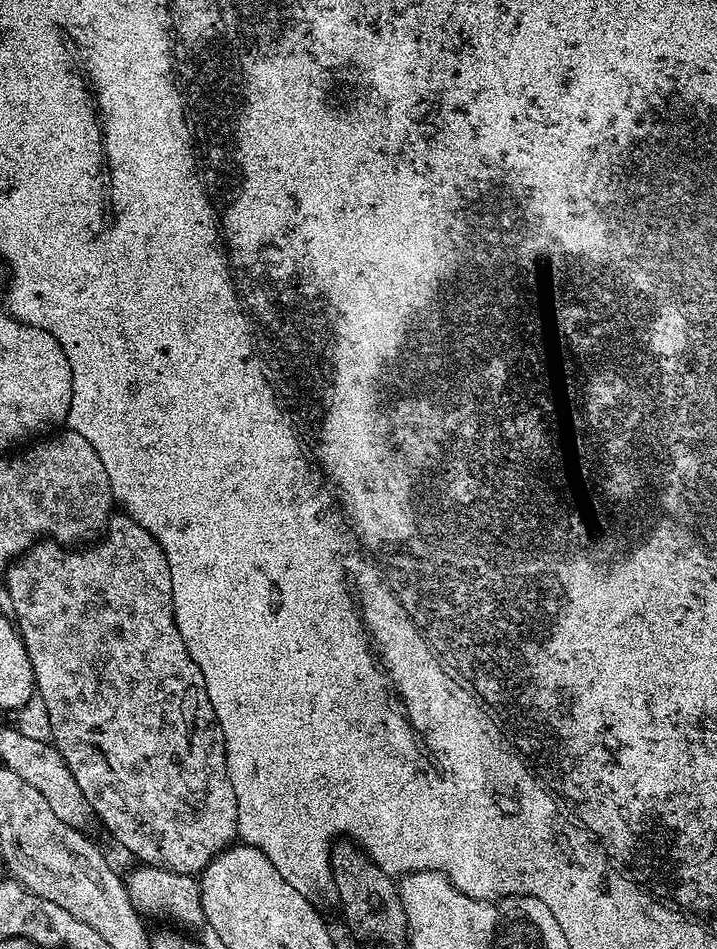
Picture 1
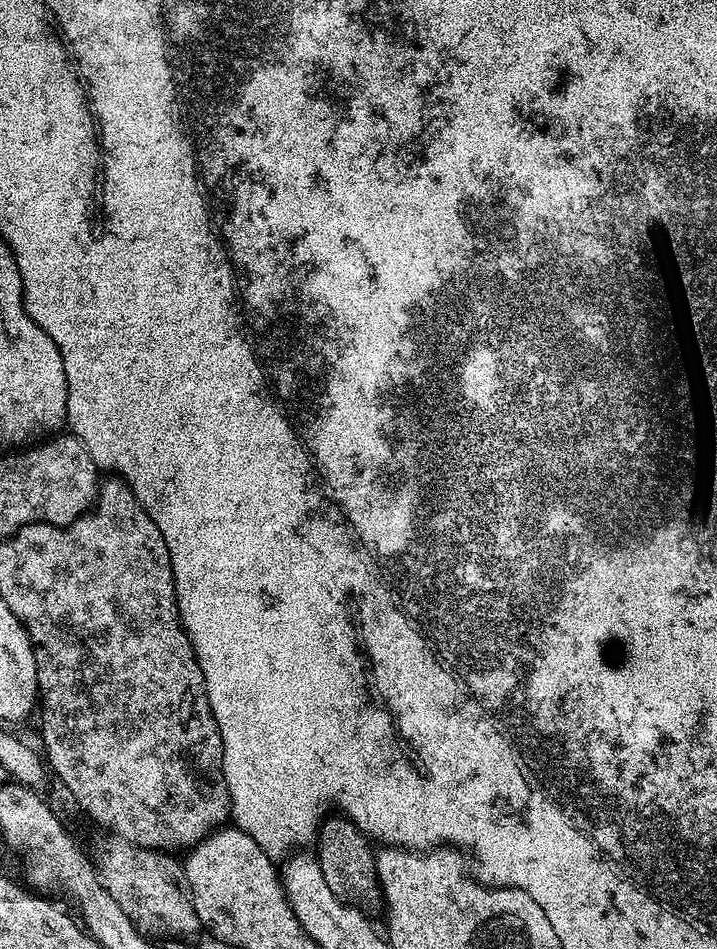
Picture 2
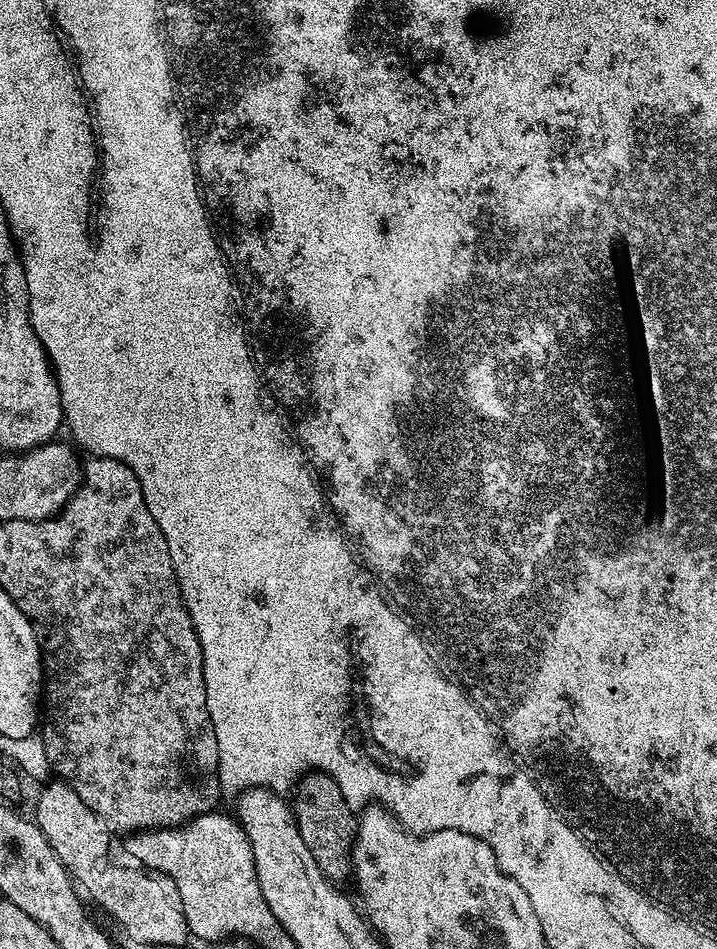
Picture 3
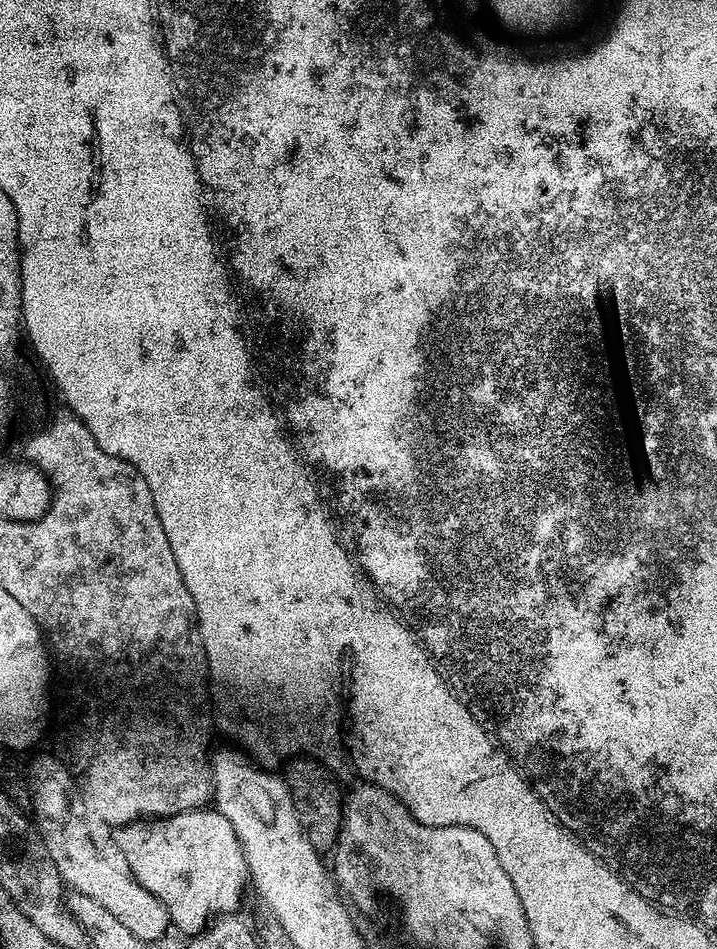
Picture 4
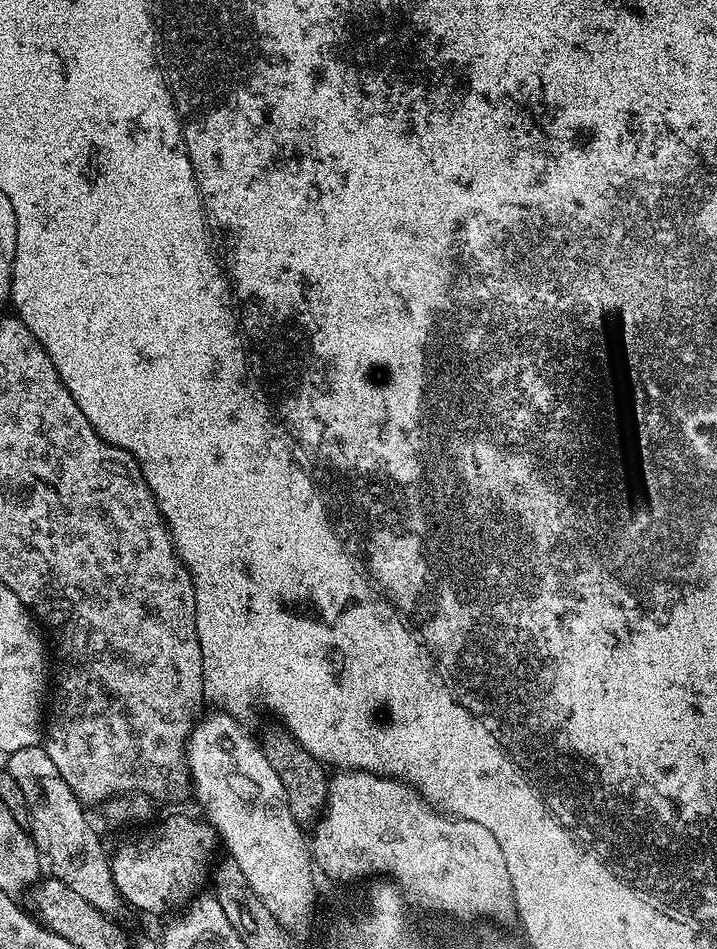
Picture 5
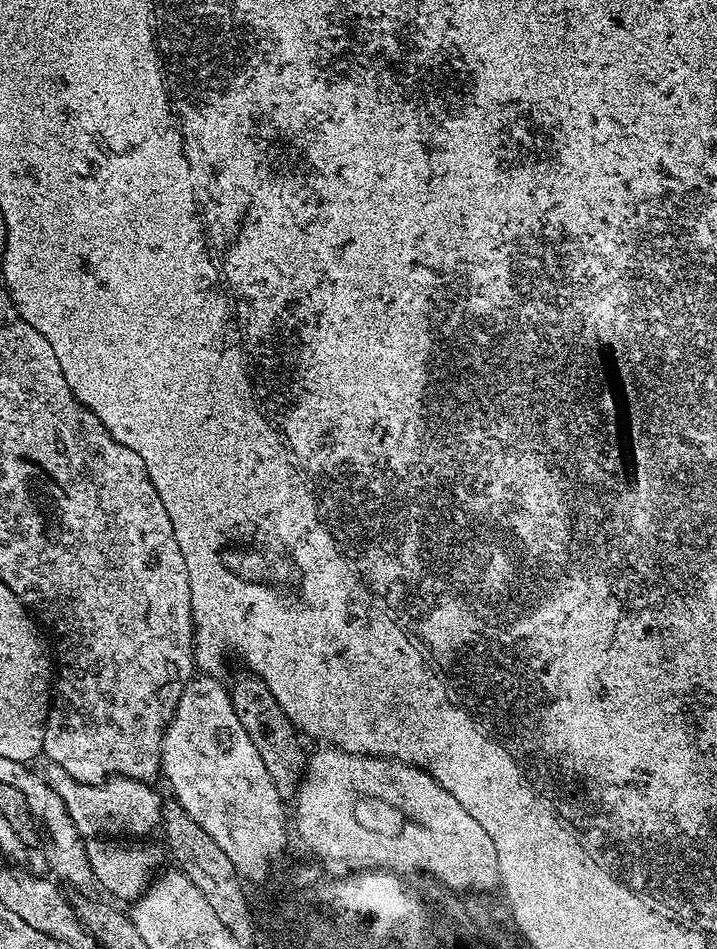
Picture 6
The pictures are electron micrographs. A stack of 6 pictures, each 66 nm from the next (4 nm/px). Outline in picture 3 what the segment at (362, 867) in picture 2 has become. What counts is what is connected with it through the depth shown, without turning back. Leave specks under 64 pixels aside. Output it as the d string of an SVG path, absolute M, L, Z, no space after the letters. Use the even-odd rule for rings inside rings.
M309 771L301 775L295 785L296 804L294 800L294 815L296 825L302 834L302 842L310 849L310 854L314 854L314 862L318 862L318 870L330 881L341 882L340 880L349 879L350 861L352 859L352 842L356 839L356 825L358 823L357 813L352 813L352 808L348 805L348 800L344 797L341 781L329 776L327 772Z

